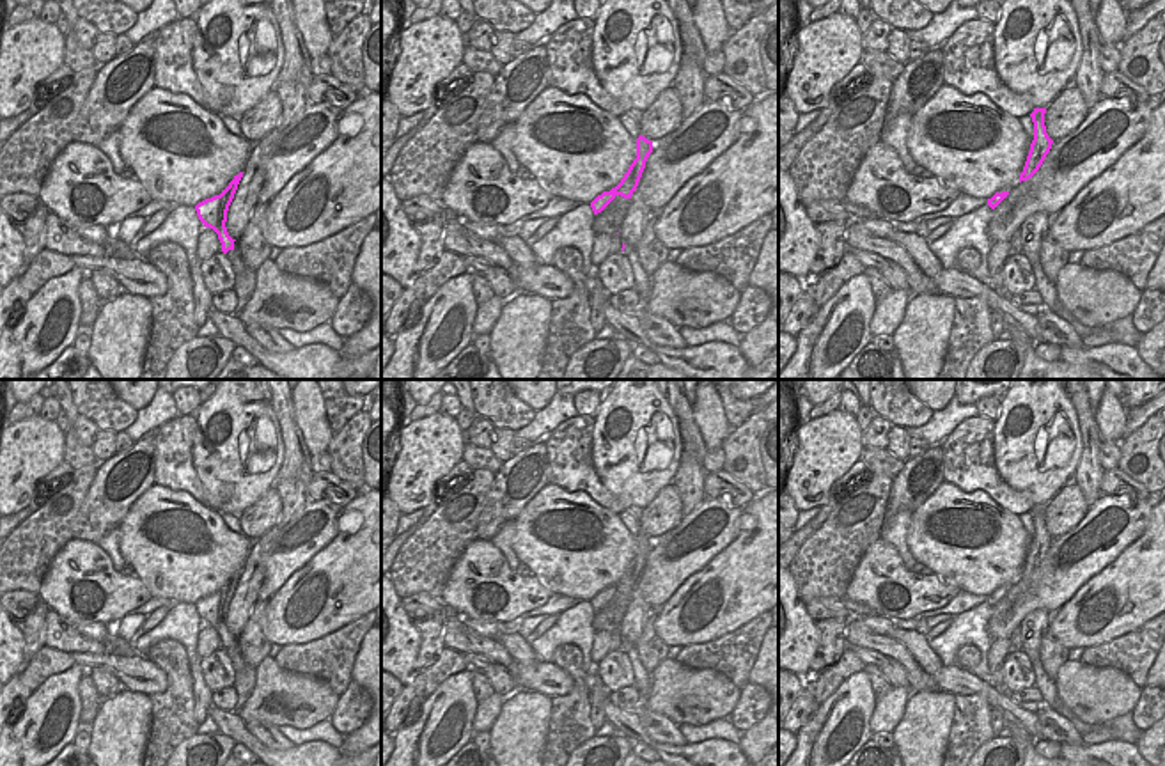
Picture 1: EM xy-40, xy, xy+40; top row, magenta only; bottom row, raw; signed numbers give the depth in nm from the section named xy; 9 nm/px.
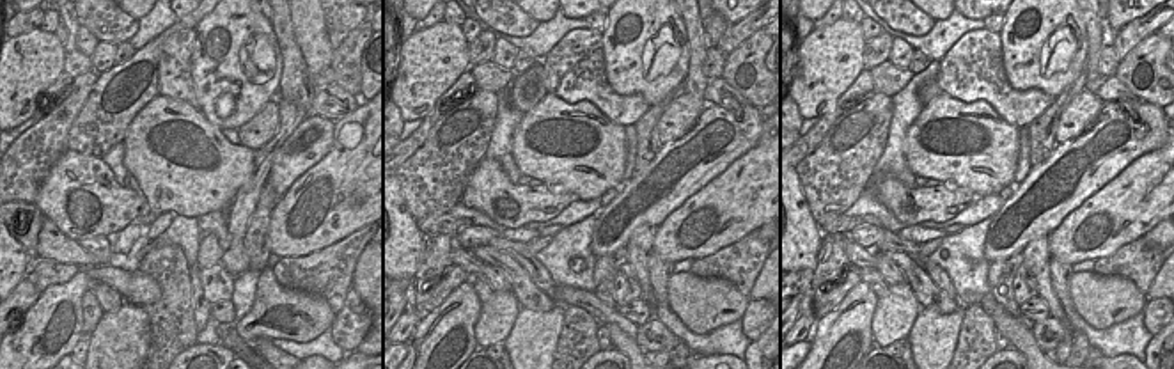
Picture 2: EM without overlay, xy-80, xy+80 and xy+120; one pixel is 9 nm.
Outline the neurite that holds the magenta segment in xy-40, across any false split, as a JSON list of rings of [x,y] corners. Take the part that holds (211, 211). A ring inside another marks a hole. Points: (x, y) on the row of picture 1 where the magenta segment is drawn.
[[[243,172],[234,176],[234,179],[220,195],[206,199],[195,206],[197,216],[204,223],[204,227],[209,227],[218,234],[223,254],[227,254],[229,250],[234,250],[236,239],[229,236],[225,222],[227,222],[229,206],[234,199],[234,193],[238,190],[241,177],[243,177]]]

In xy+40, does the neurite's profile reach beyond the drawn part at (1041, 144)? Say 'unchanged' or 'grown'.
unchanged

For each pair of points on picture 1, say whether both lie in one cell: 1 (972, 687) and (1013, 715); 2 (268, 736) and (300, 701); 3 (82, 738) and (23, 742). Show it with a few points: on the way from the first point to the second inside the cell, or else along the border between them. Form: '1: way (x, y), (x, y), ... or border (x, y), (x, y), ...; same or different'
1: way (983, 688), (1002, 704); same
2: border (245, 722), (270, 722), (275, 727); different
3: border (80, 727), (71, 742); different

